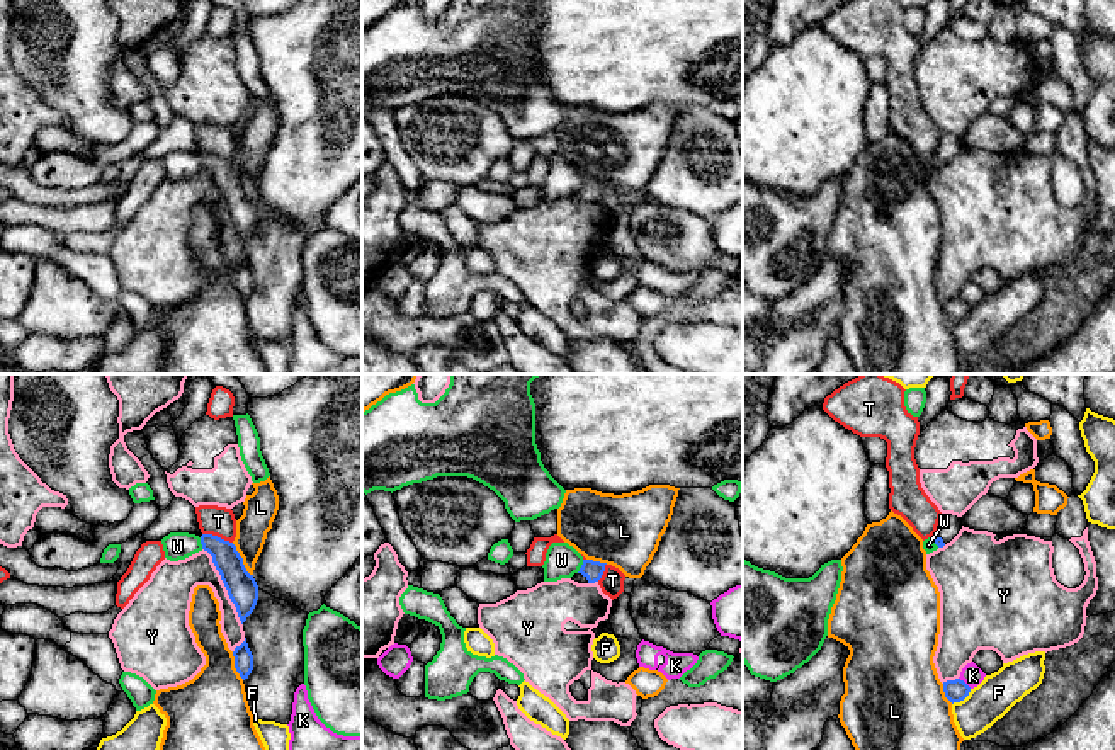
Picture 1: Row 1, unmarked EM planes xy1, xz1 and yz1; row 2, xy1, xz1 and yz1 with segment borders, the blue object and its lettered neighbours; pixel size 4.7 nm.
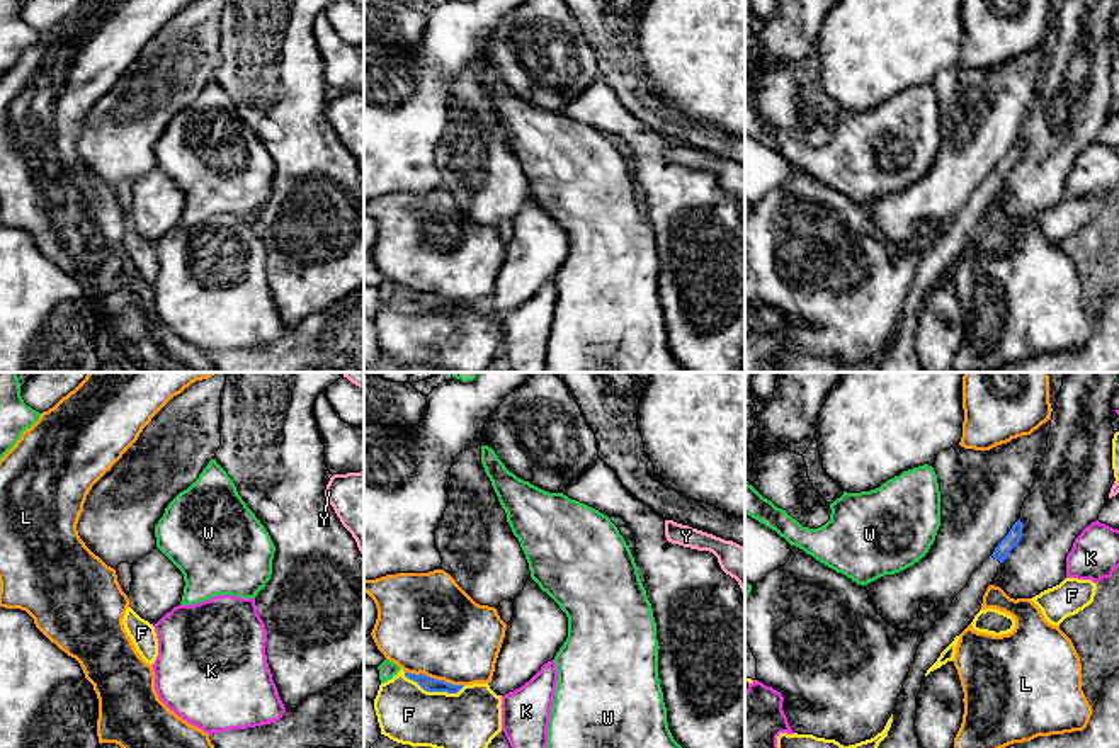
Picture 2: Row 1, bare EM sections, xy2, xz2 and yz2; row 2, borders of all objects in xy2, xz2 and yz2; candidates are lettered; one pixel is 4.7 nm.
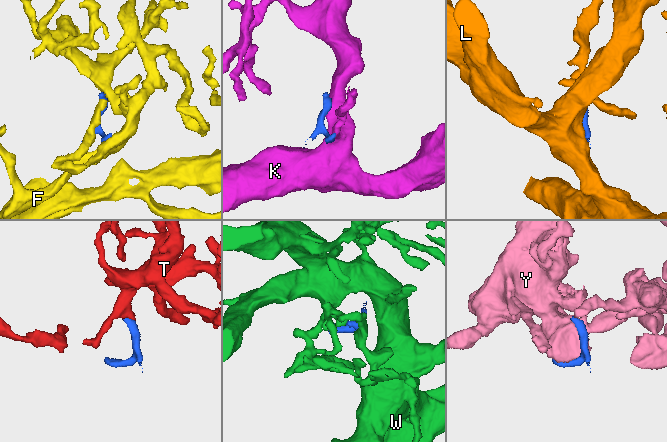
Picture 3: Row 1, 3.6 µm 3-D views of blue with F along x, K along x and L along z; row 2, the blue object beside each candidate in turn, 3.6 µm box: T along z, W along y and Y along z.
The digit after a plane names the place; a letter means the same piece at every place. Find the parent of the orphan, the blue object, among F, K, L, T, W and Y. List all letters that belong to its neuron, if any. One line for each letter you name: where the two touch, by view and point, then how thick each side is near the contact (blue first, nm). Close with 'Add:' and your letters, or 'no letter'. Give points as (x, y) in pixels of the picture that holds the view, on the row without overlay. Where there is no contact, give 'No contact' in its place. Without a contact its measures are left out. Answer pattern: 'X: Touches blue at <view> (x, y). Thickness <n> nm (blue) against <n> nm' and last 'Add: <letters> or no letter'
Add: no letter

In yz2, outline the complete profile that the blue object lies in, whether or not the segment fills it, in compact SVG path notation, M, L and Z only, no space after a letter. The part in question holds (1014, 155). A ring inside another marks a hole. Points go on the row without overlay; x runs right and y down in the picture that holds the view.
M1019 138L998 162L993 173L971 194L968 204L954 216L947 231L923 255L898 316L888 355L879 362L876 372L925 372L918 362L915 347L917 314L925 292L954 257L973 241L981 228L986 207L1020 158L1022 141Z

